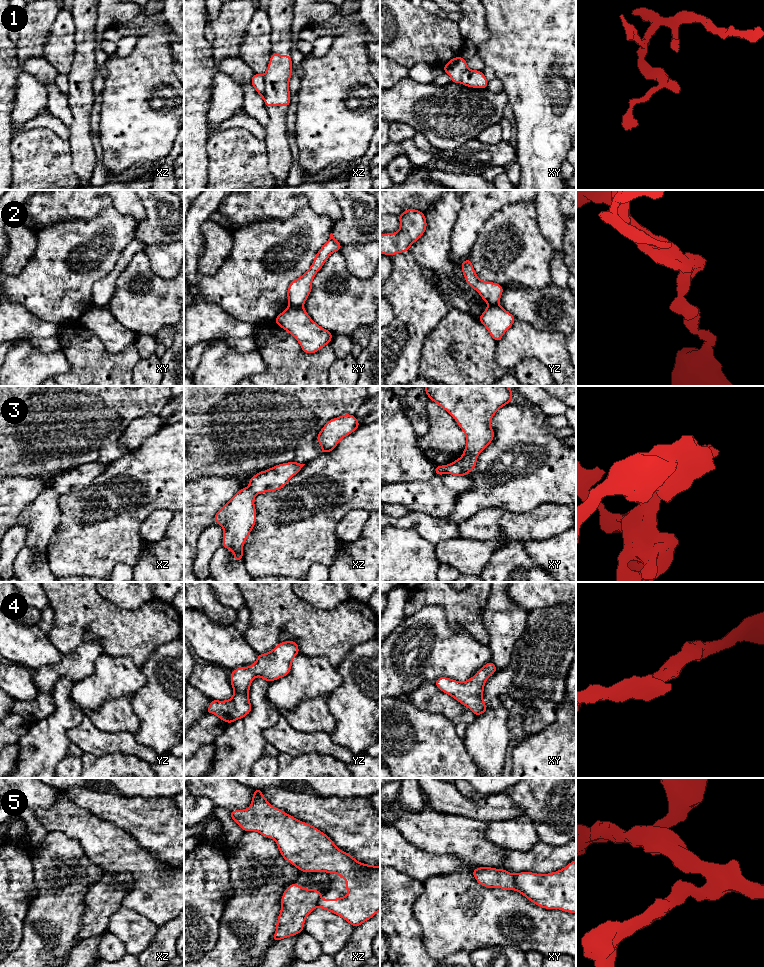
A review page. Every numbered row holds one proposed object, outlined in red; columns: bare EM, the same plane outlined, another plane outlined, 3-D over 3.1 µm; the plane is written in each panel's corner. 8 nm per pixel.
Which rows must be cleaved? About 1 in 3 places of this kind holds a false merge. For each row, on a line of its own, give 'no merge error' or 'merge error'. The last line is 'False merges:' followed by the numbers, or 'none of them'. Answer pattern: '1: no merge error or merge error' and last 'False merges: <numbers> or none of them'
1: merge error
2: merge error
3: merge error
4: no merge error
5: merge error
False merges: 1, 2, 3, 5

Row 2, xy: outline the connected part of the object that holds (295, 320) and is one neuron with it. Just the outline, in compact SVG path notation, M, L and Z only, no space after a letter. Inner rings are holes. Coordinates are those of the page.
M289 305L275 319L278 326L285 329L296 338L302 351L308 354L316 353L329 344L332 333L314 322L303 306Z

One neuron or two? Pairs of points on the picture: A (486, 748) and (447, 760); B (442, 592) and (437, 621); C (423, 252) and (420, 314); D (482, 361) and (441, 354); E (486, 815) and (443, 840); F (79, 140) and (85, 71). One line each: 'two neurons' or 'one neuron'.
A: two neurons
B: two neurons
C: two neurons
D: one neuron
E: two neurons
F: one neuron

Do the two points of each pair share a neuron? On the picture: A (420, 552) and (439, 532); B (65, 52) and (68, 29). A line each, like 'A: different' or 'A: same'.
A: different
B: same

